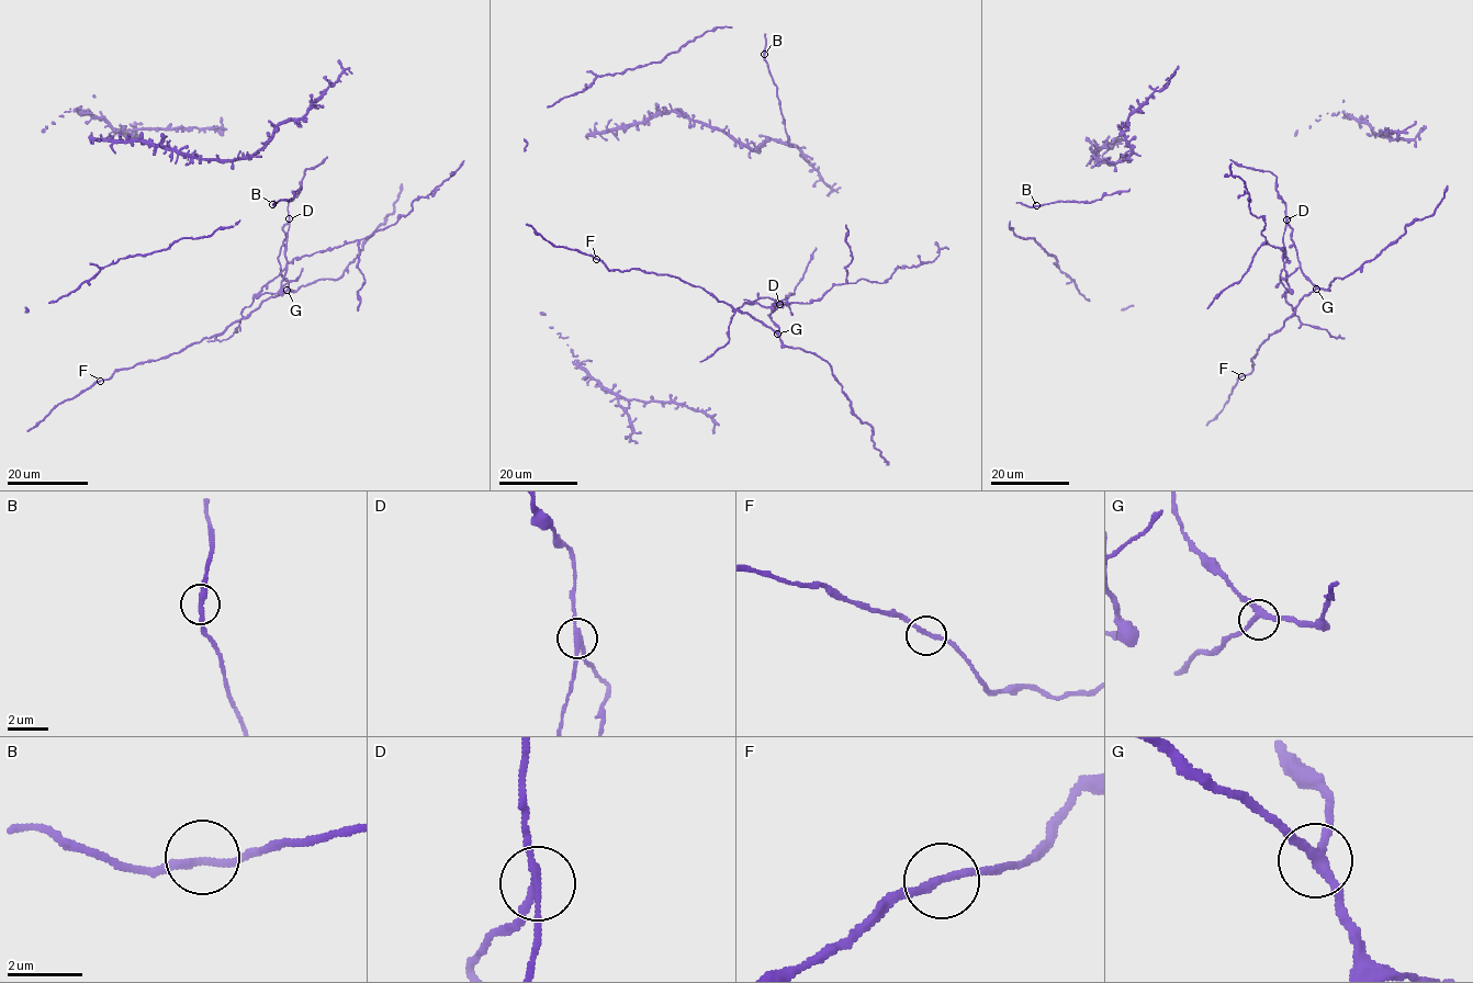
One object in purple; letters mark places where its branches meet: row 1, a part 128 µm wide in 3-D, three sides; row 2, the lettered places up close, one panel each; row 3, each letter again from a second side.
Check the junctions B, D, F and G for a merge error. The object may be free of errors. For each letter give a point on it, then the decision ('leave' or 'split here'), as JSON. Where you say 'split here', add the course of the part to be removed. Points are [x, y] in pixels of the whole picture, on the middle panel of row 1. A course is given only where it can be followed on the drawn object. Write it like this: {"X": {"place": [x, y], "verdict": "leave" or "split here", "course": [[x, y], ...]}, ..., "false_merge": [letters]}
{"B": {"place": [764, 54], "verdict": "leave"}, "D": {"place": [779, 304], "verdict": "split here", "course": [[779, 304], [810, 304], [834, 285], [862, 279], [886, 282], [898, 267], [932, 261], [948, 248]]}, "F": {"place": [596, 259], "verdict": "leave"}, "G": {"place": [777, 334], "verdict": "leave"}, "false_merge": ["D"]}

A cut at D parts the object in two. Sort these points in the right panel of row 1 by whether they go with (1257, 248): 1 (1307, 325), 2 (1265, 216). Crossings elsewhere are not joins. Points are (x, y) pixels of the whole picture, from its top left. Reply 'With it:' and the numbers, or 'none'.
With it: 1, 2

